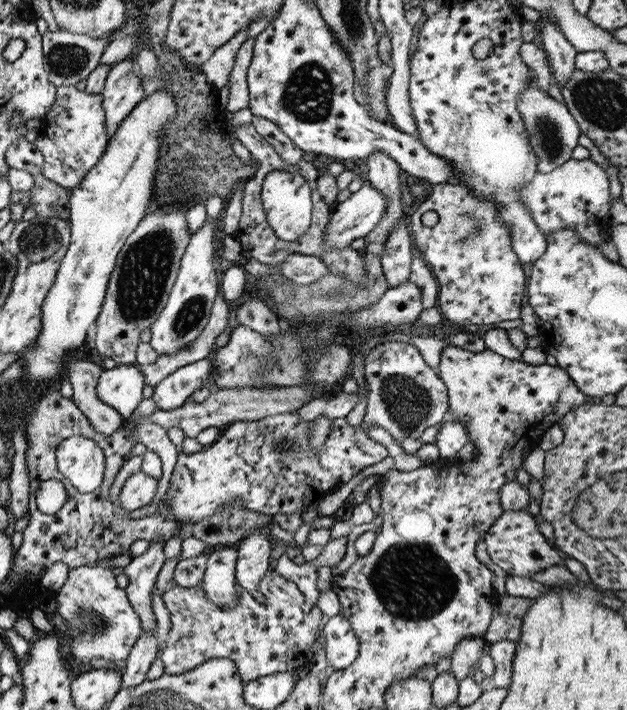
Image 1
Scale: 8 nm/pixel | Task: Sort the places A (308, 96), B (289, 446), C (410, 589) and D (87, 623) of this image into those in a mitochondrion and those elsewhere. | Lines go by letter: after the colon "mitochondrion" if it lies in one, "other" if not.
A: mitochondrion
B: mitochondrion
C: mitochondrion
D: mitochondrion

